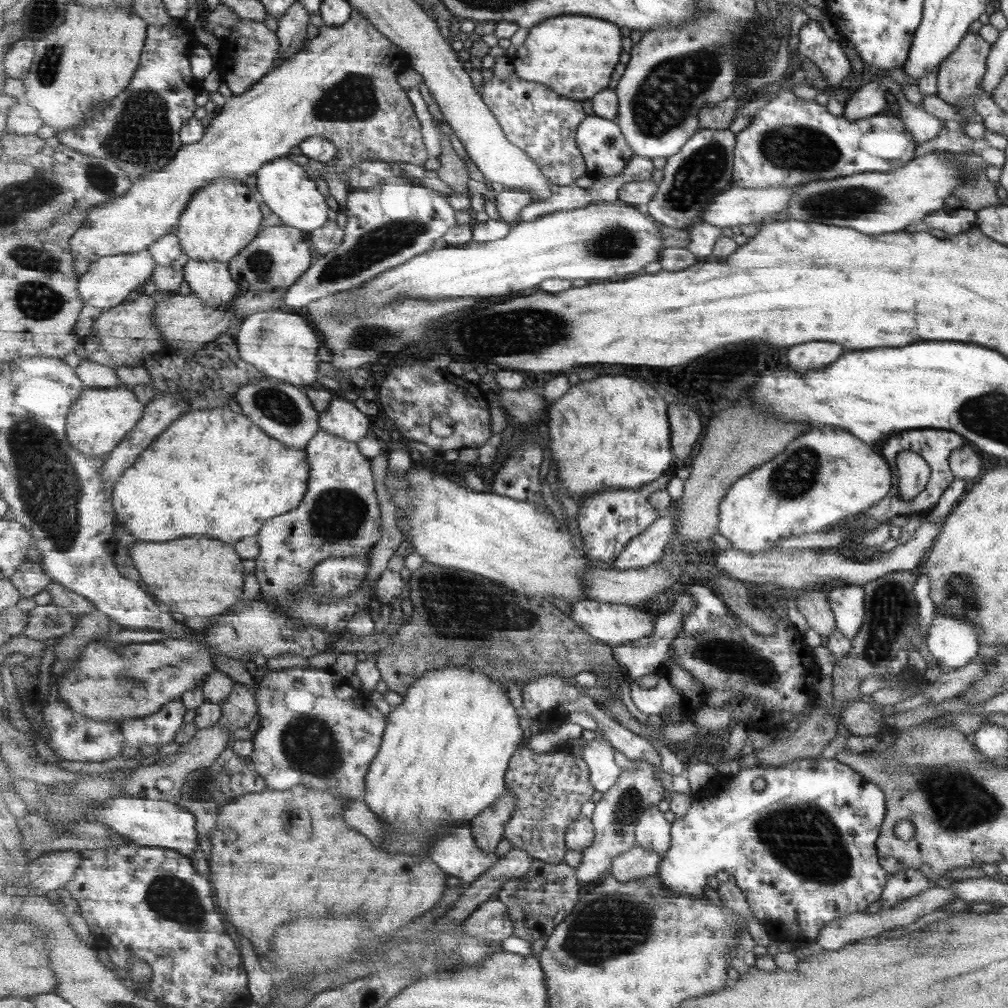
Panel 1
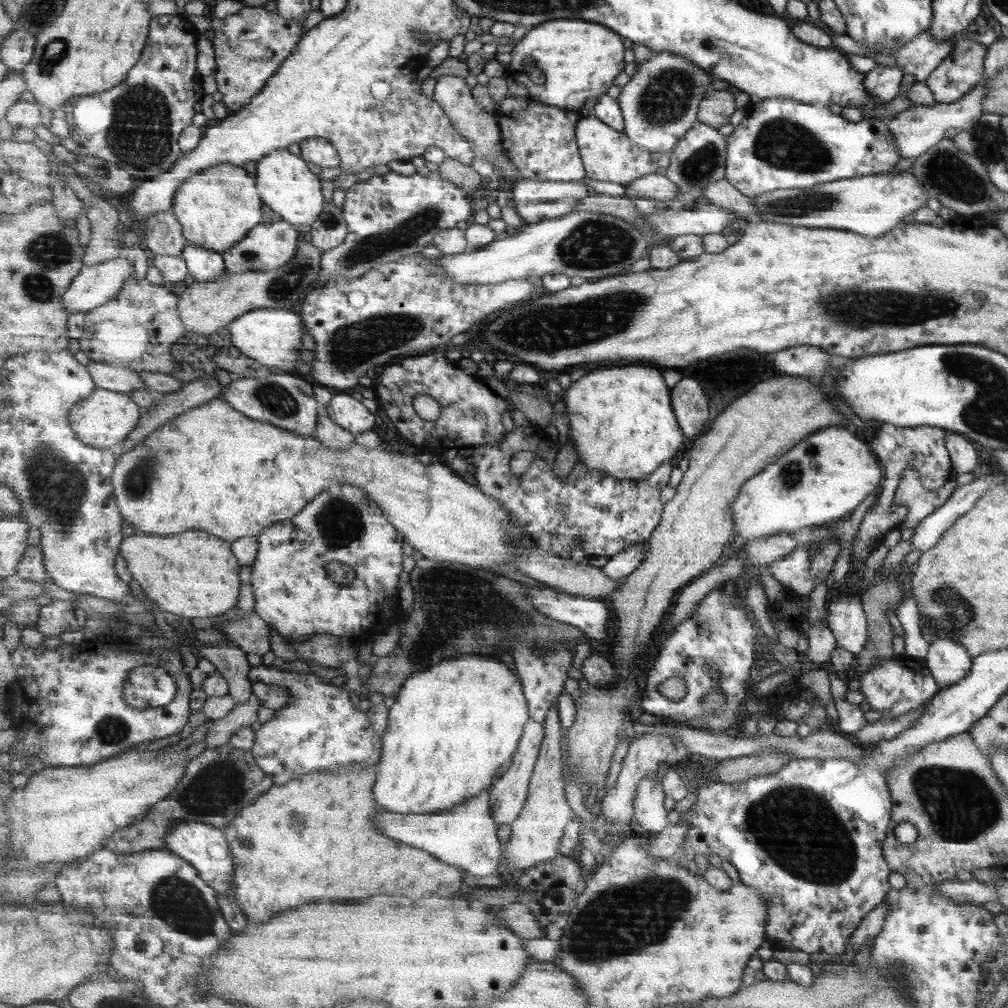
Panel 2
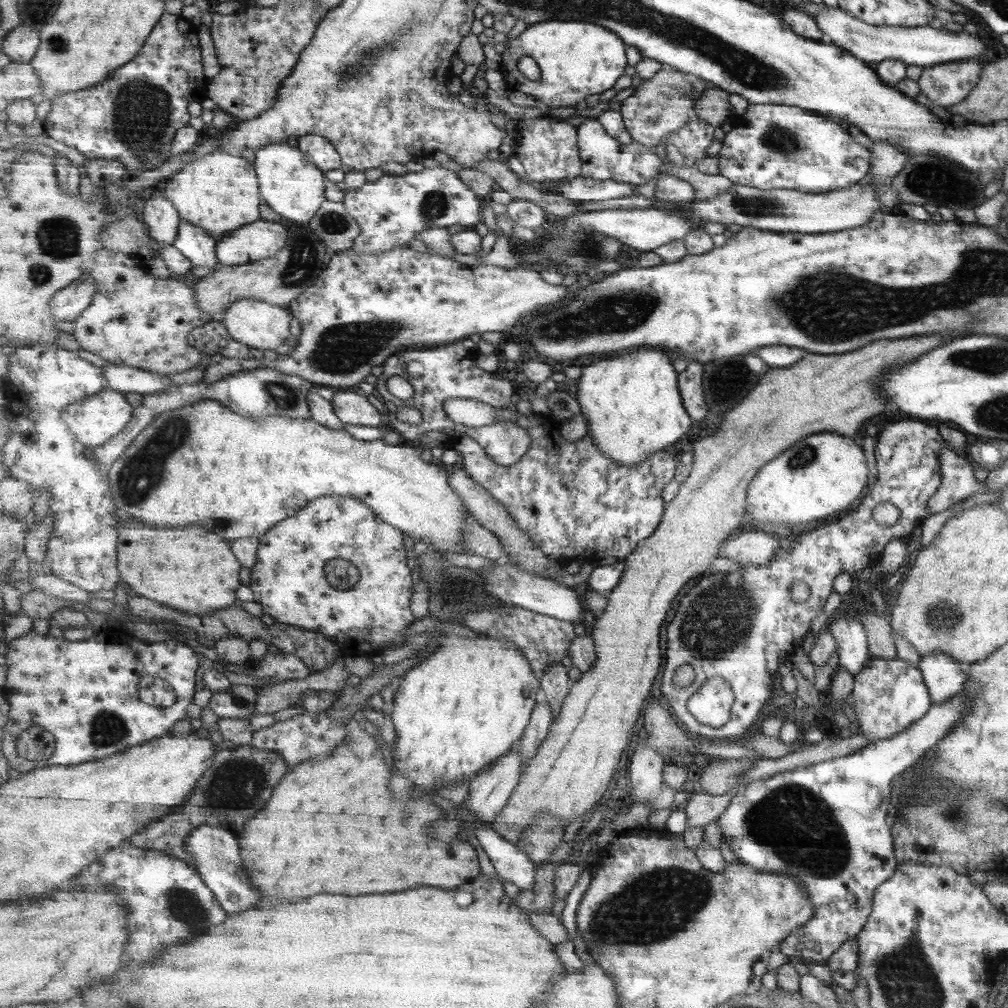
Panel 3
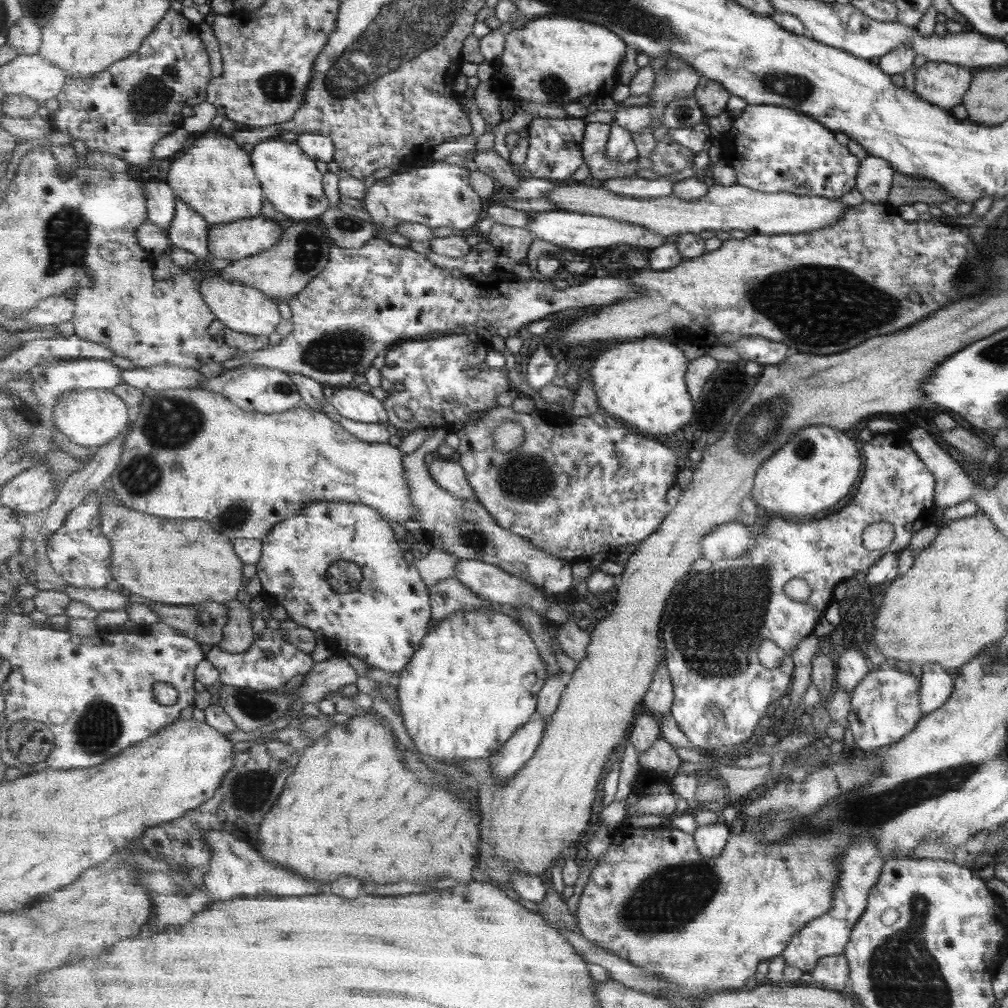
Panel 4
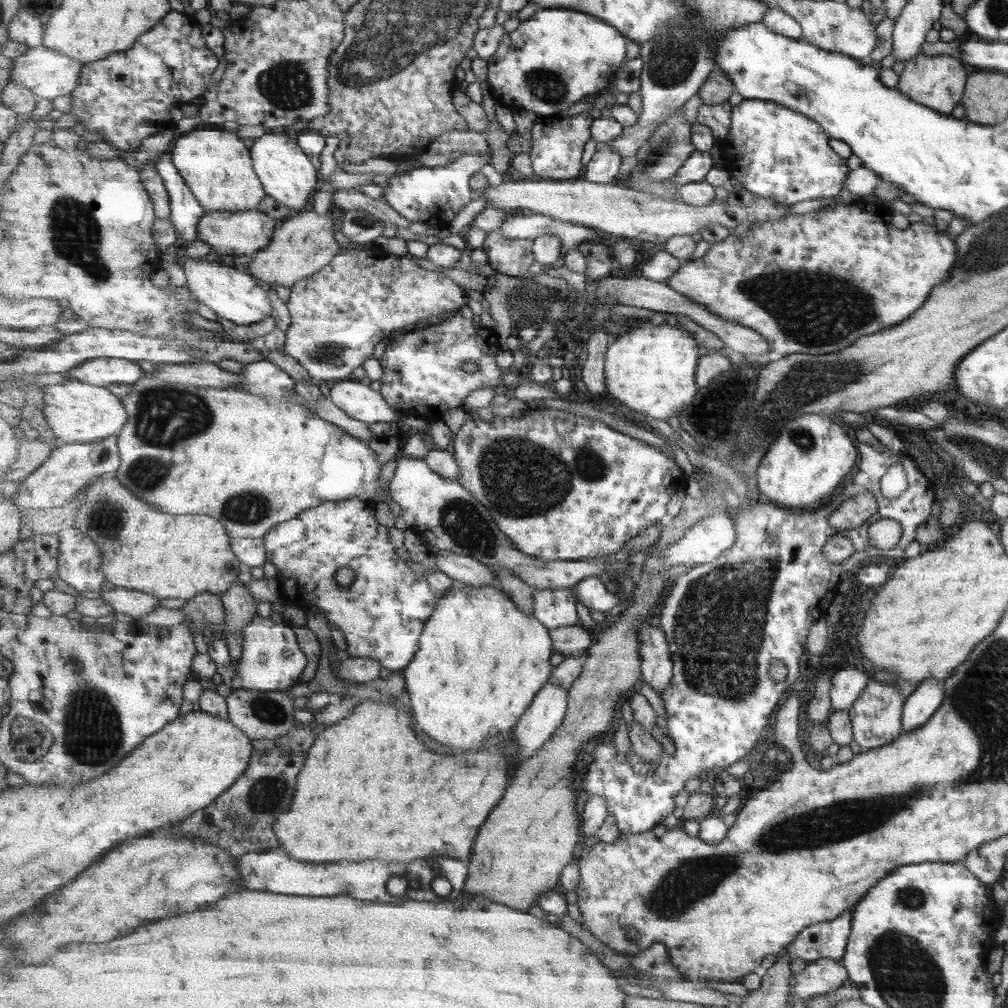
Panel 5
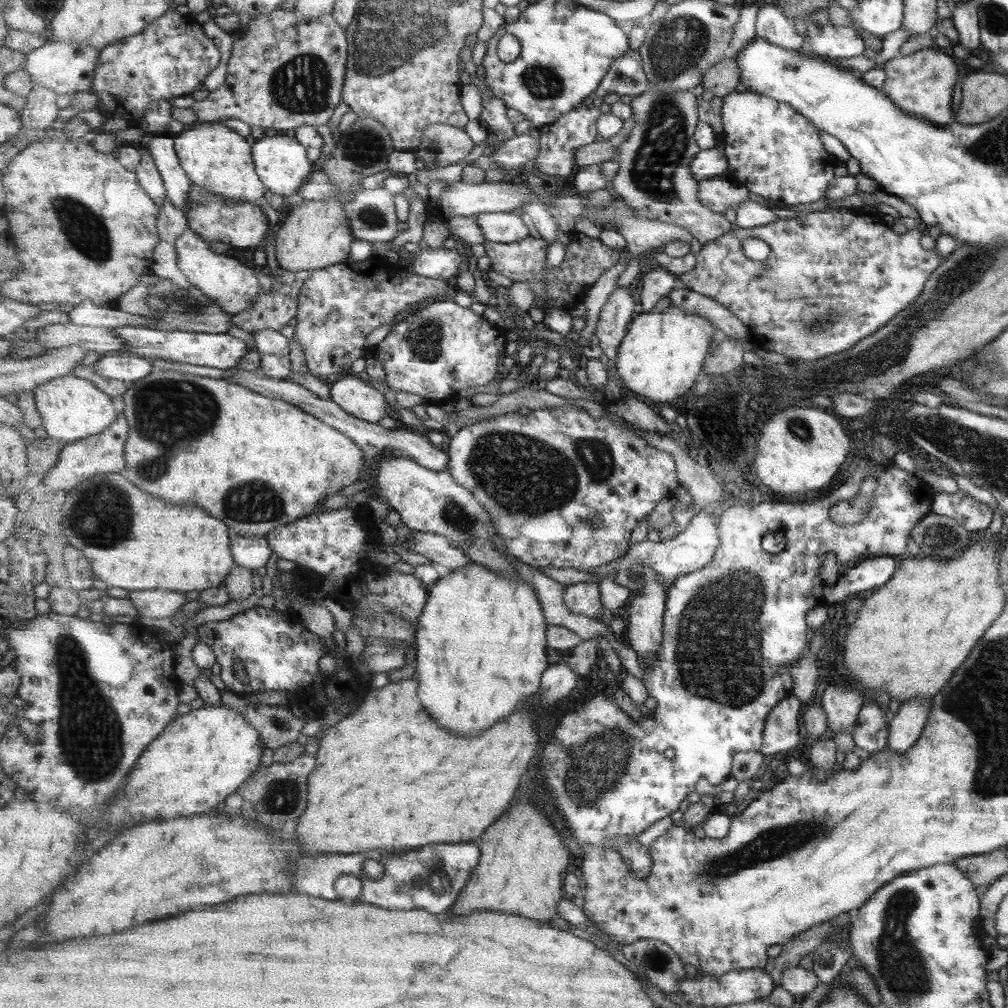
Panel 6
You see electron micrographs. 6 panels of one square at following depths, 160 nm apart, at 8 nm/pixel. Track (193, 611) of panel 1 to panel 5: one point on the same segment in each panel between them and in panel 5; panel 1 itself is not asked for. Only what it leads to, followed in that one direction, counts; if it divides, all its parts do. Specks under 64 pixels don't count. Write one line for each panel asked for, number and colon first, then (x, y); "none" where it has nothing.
2: (196, 575)
3: (194, 570)
4: (183, 563)
5: (143, 549)

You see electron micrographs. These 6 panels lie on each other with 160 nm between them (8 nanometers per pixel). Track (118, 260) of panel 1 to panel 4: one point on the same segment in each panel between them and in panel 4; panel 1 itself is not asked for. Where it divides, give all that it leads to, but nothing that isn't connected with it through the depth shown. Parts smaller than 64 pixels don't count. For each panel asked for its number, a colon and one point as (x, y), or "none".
2: (95, 286)
3: (68, 304)
4: (54, 310)

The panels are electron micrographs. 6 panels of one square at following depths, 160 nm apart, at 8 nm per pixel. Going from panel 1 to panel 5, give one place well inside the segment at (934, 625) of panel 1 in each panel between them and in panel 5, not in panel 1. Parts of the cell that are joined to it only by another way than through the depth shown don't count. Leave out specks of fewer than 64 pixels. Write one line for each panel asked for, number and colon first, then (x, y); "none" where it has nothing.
2: (948, 661)
3: (943, 676)
4: (936, 684)
5: (921, 704)

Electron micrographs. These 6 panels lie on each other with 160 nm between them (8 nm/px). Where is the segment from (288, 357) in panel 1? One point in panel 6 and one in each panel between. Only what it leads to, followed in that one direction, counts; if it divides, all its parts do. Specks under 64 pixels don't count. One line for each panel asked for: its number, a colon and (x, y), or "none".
2: (272, 336)
3: (258, 324)
4: (244, 309)
5: (233, 294)
6: (225, 280)

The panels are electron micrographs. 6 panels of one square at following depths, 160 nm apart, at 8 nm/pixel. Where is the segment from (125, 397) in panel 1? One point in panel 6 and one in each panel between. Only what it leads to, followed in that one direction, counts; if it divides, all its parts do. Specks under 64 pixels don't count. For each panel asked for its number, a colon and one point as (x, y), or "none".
2: (106, 418)
3: (96, 419)
4: (92, 418)
5: (77, 412)
6: (73, 408)

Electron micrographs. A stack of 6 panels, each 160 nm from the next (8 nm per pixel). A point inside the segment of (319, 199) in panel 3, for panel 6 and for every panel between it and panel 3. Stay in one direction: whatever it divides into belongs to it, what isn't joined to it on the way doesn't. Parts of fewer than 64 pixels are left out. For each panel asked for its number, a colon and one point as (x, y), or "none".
4: (291, 182)
5: (288, 175)
6: (282, 163)

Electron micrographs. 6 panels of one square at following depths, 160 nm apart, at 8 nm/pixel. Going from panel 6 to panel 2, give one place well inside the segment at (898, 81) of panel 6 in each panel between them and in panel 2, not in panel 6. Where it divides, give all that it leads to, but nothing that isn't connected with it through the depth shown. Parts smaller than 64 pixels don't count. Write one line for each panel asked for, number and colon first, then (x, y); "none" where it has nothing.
2: (961, 70)
3: (947, 84)
4: (943, 84)
5: (936, 81)

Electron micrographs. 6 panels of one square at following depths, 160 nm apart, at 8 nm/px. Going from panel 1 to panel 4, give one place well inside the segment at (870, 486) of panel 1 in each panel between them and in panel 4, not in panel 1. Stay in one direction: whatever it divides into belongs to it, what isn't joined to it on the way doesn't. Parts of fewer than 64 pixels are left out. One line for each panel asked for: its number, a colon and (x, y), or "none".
2: (830, 472)
3: (823, 473)
4: (819, 466)

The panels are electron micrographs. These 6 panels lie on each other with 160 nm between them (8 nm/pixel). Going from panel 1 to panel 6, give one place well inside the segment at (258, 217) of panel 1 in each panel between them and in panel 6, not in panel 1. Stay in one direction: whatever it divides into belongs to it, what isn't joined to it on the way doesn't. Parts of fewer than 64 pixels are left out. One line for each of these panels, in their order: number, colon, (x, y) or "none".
2: (218, 208)
3: (219, 192)
4: (216, 178)
5: (216, 164)
6: (216, 158)

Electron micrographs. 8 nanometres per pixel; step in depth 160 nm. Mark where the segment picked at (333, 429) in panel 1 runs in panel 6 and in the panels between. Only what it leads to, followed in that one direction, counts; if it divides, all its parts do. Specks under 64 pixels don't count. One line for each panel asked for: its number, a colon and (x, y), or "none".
2: (350, 413)
3: (352, 408)
4: (354, 404)
5: (361, 402)
6: (356, 396)

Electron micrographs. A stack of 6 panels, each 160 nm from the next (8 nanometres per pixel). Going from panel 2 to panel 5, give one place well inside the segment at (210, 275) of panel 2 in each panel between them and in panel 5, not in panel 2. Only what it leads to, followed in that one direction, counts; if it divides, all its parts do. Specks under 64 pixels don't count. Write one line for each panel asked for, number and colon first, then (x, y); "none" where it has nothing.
3: (195, 243)
4: (189, 230)
5: (187, 212)

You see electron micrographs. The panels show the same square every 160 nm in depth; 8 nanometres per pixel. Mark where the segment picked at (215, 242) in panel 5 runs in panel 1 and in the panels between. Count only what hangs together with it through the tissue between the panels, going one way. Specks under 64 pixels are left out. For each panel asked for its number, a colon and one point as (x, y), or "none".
1: (277, 259)
2: (268, 246)
3: (263, 239)
4: (238, 240)

